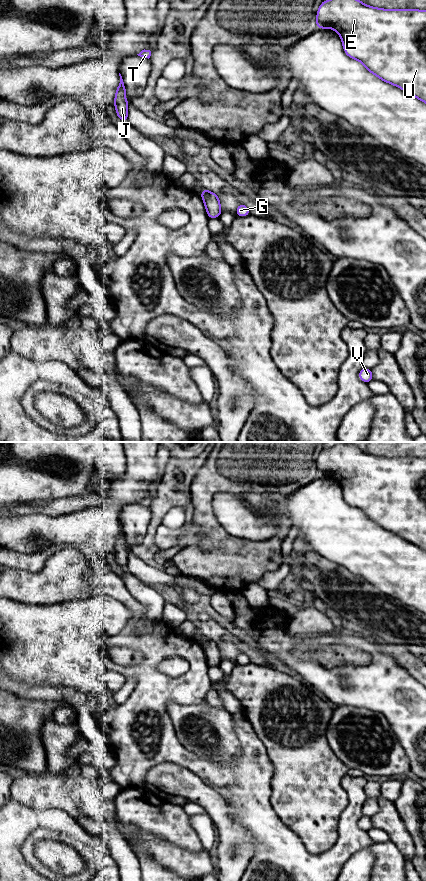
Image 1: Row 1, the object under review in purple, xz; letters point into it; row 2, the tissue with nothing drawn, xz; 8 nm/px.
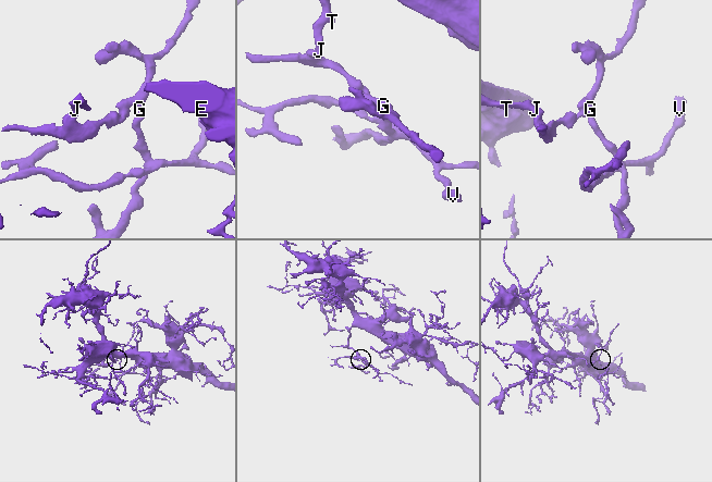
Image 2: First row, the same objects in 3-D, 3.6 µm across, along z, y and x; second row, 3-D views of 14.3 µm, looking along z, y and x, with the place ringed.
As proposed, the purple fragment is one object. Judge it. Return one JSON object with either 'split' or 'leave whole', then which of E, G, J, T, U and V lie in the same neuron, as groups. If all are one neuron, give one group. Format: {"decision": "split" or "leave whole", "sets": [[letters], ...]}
{"decision": "split", "sets": [["E", "J", "T", "U"], ["G", "V"]]}

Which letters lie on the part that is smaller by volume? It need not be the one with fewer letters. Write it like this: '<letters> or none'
G, V

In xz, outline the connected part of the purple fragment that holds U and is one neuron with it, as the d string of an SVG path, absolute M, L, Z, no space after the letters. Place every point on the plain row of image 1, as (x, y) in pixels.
M337 443L331 448L323 448L317 458L316 476L327 475L339 482L344 500L349 506L361 510L382 529L426 551L426 458L376 456L354 445Z

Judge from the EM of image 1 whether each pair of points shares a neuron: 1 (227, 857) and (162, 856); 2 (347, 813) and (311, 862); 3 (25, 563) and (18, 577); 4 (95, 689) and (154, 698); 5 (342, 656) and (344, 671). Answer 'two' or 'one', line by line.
1: two
2: one
3: two
4: two
5: two

